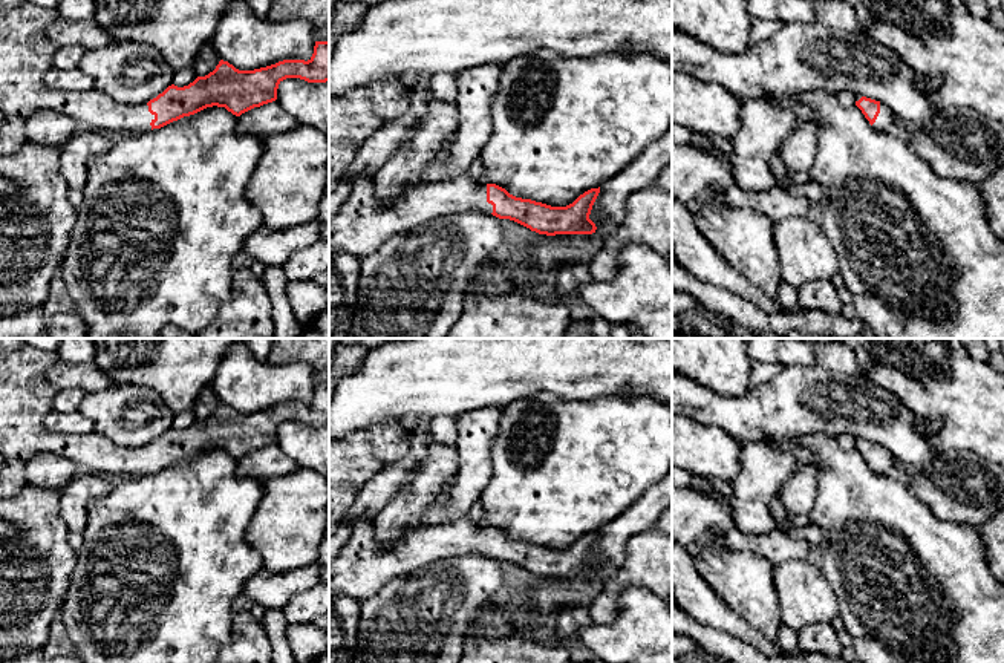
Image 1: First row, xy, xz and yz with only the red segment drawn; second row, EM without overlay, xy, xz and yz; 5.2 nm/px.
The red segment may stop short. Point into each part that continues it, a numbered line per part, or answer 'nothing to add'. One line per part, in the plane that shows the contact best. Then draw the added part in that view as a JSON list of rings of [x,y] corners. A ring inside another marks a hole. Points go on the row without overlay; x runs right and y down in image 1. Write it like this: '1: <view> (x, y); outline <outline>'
1: xz (363, 567); outline [[[358,518],[347,544],[329,562],[329,590],[361,603],[396,576],[468,553],[493,556],[493,548],[487,545],[487,527],[468,521],[419,524],[406,528],[392,547],[383,548],[375,519]]]

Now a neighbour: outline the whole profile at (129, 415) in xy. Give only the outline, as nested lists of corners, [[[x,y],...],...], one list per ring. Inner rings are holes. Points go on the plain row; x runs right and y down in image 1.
[[[122,384],[86,394],[78,412],[93,423],[93,433],[122,447],[144,447],[173,427],[174,413],[148,387]]]

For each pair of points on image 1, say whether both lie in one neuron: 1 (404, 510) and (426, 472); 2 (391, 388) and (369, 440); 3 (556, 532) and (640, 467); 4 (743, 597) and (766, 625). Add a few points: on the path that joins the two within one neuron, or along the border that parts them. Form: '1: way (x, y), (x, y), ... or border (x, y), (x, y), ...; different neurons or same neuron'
1: way (412, 501), (426, 487), (426, 481); same neuron
2: border (397, 418), (375, 421), (345, 435); different neurons
3: way (576, 510), (619, 467); same neuron
4: way (749, 604), (764, 619); same neuron

